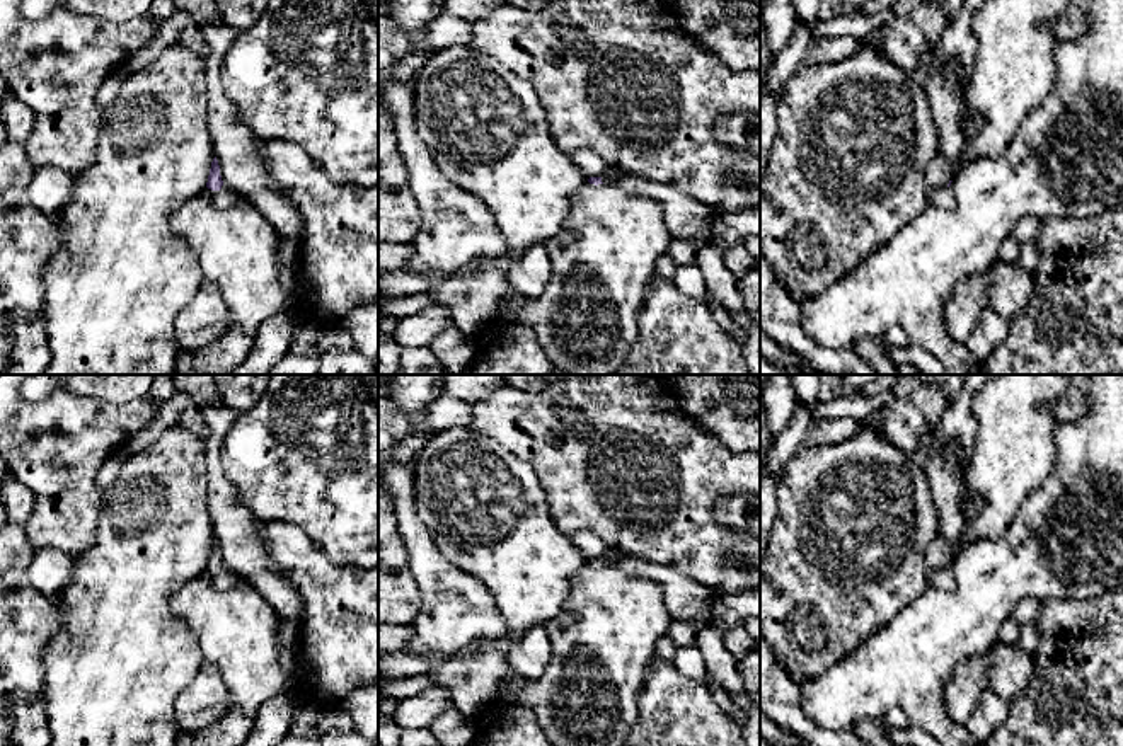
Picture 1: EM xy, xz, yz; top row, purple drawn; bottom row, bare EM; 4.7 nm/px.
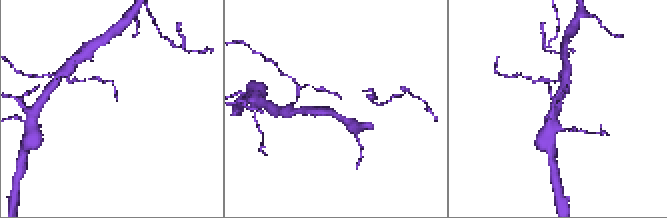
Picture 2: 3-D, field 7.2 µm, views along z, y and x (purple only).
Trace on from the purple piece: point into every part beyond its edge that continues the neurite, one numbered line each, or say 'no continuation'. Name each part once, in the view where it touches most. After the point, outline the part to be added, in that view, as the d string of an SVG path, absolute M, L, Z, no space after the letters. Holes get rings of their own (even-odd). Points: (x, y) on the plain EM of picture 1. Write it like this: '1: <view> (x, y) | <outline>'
1: xz (612, 554) | M613 547L608 548L608 552L602 557L603 565L612 565L617 559L627 557L627 552L617 550Z

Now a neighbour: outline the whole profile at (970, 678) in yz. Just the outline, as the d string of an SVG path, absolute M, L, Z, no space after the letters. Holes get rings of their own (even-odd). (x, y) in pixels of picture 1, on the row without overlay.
M975 656L959 663L944 688L949 717L958 724L966 726L976 710L982 693L988 686L987 657Z

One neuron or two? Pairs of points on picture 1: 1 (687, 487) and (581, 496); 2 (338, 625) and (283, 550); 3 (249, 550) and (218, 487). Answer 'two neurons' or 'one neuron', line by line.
1: one neuron
2: one neuron
3: one neuron

